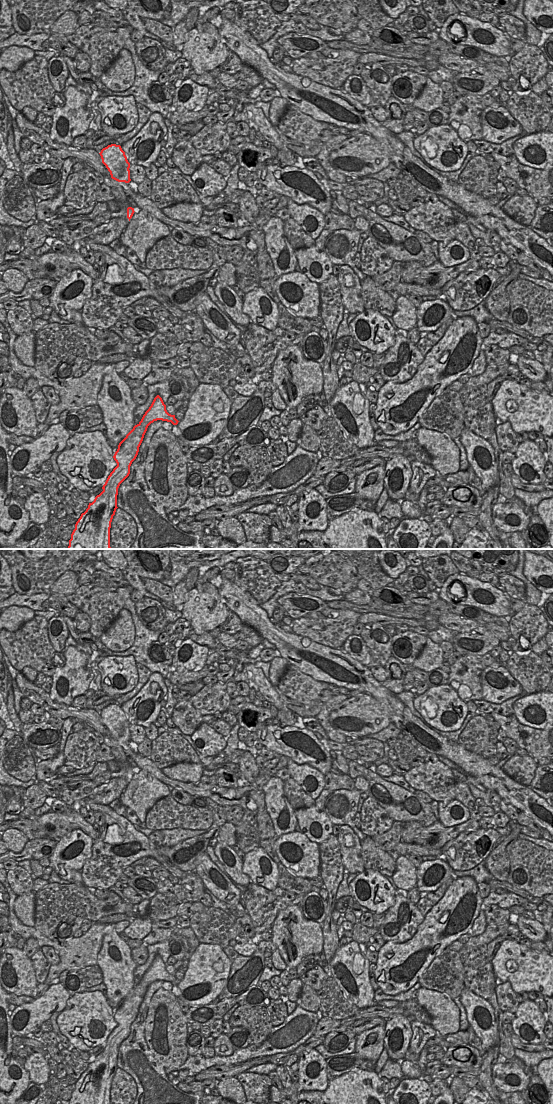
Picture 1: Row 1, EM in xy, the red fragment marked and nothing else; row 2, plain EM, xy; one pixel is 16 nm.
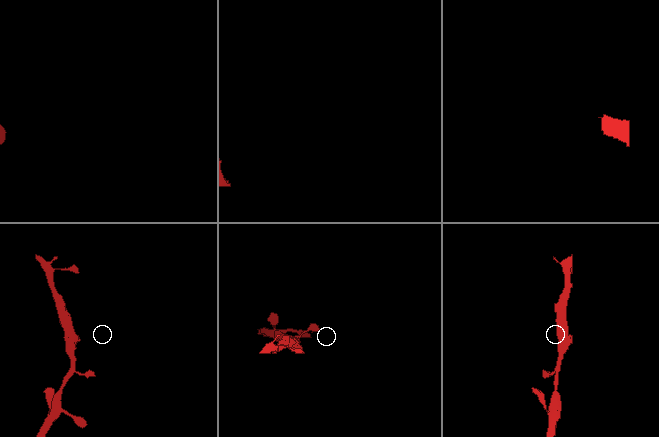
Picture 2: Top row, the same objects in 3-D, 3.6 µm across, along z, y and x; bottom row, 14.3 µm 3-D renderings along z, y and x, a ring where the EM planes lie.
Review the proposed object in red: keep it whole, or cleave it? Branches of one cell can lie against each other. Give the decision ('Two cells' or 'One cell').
One cell

